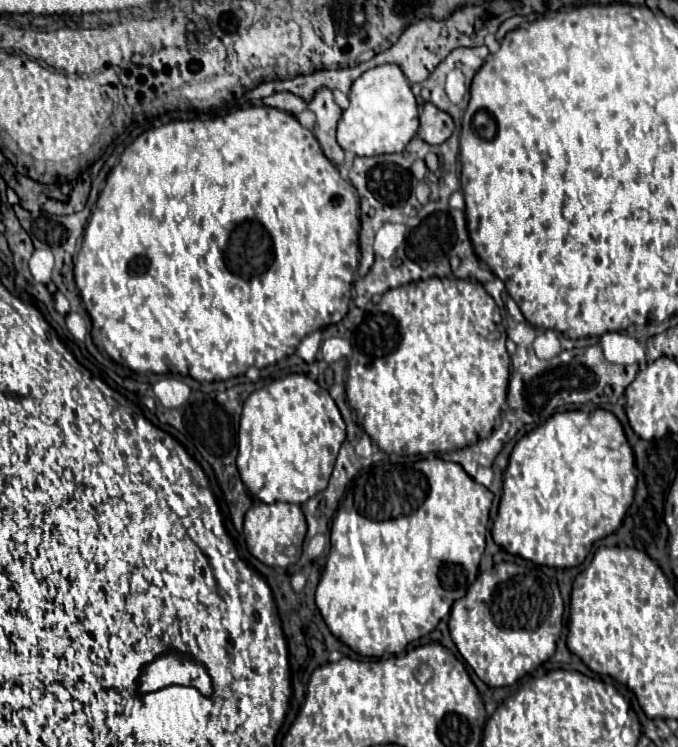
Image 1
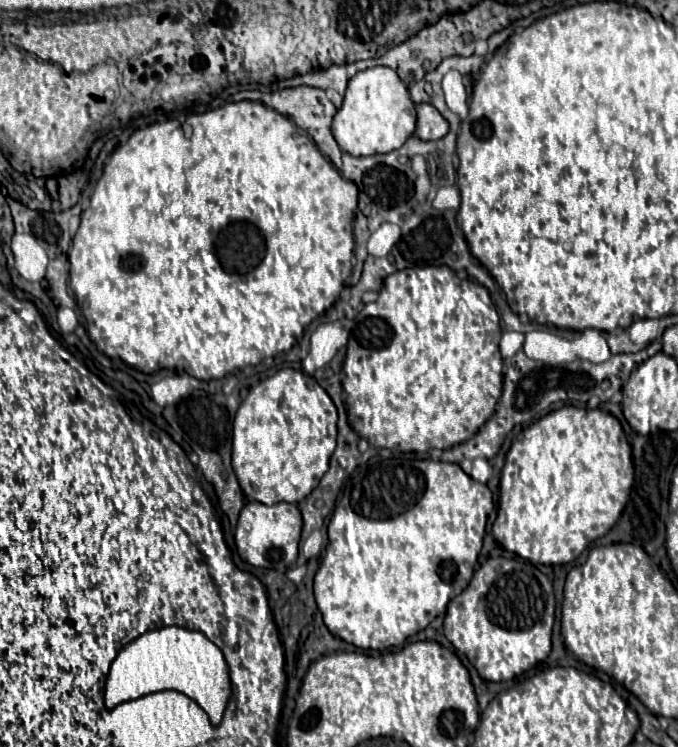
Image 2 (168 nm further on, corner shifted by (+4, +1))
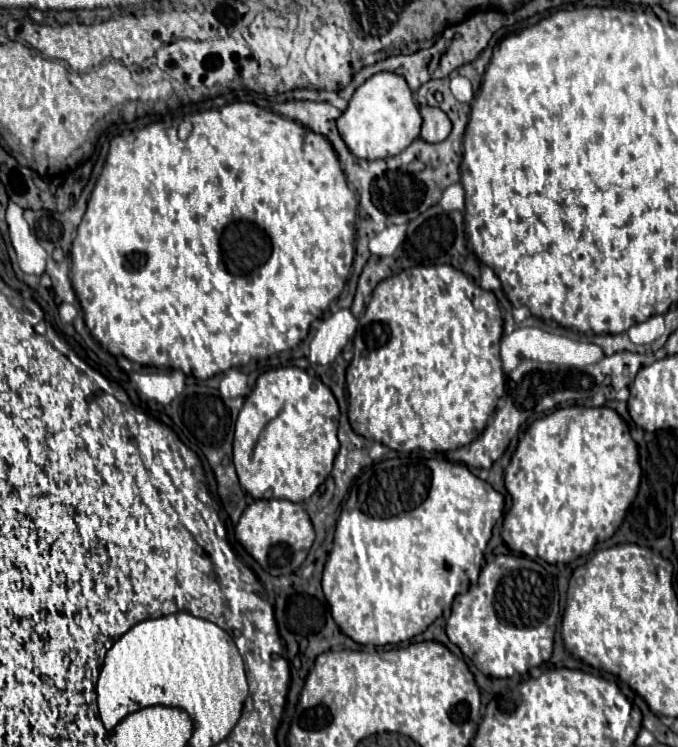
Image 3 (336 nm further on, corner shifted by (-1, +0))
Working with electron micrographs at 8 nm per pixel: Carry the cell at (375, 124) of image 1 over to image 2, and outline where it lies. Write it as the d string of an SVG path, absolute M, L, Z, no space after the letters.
M373 66L349 80L343 106L337 110L331 130L341 150L351 156L387 154L403 146L405 140L413 134L415 104L395 70L387 66Z

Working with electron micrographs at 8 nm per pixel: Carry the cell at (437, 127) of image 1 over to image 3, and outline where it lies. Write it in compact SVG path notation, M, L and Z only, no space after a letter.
M420 105L420 113L422 113L422 139L428 143L438 143L444 141L450 131L452 131L452 123L448 119L448 115L440 109L440 107L430 107L430 105Z

